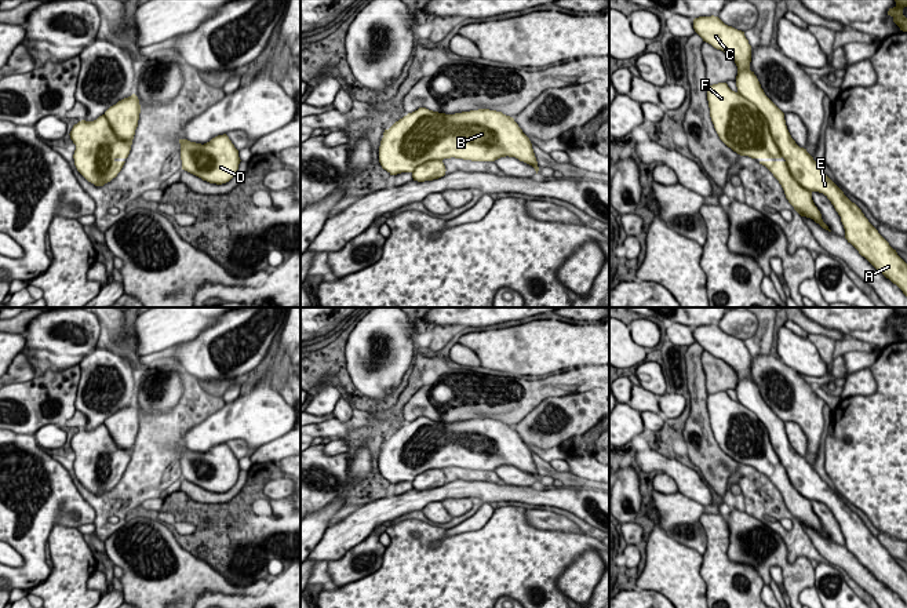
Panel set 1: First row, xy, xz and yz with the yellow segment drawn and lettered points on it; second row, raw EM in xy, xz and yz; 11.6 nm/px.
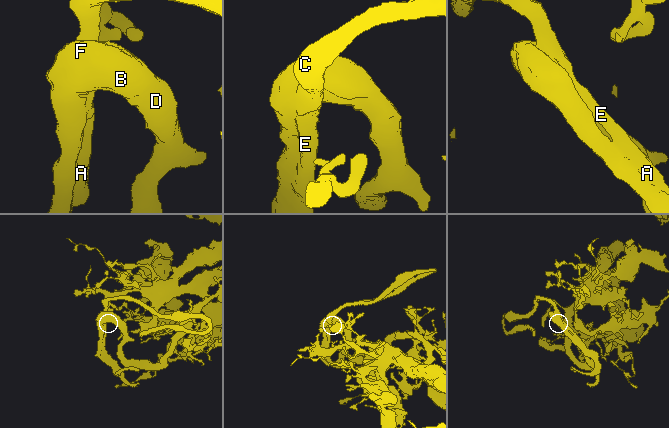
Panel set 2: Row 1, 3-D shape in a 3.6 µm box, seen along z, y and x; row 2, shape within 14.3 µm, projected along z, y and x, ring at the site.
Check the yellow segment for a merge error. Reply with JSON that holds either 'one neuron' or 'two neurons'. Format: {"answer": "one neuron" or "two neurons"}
{"answer": "one neuron"}

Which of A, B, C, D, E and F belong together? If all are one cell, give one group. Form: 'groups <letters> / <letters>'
groups A B C D E F

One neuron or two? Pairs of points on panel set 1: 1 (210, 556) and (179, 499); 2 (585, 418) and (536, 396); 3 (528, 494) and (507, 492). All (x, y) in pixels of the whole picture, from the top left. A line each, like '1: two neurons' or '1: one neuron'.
1: one neuron
2: one neuron
3: one neuron

